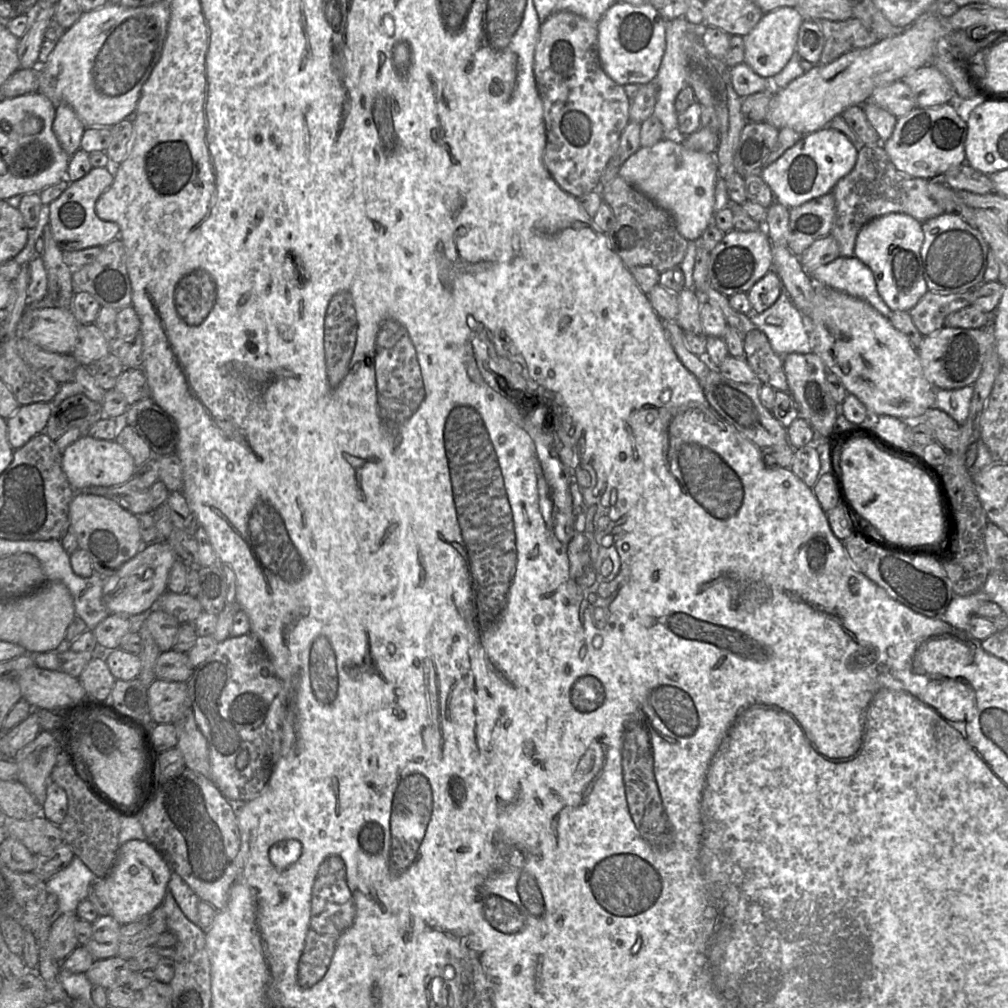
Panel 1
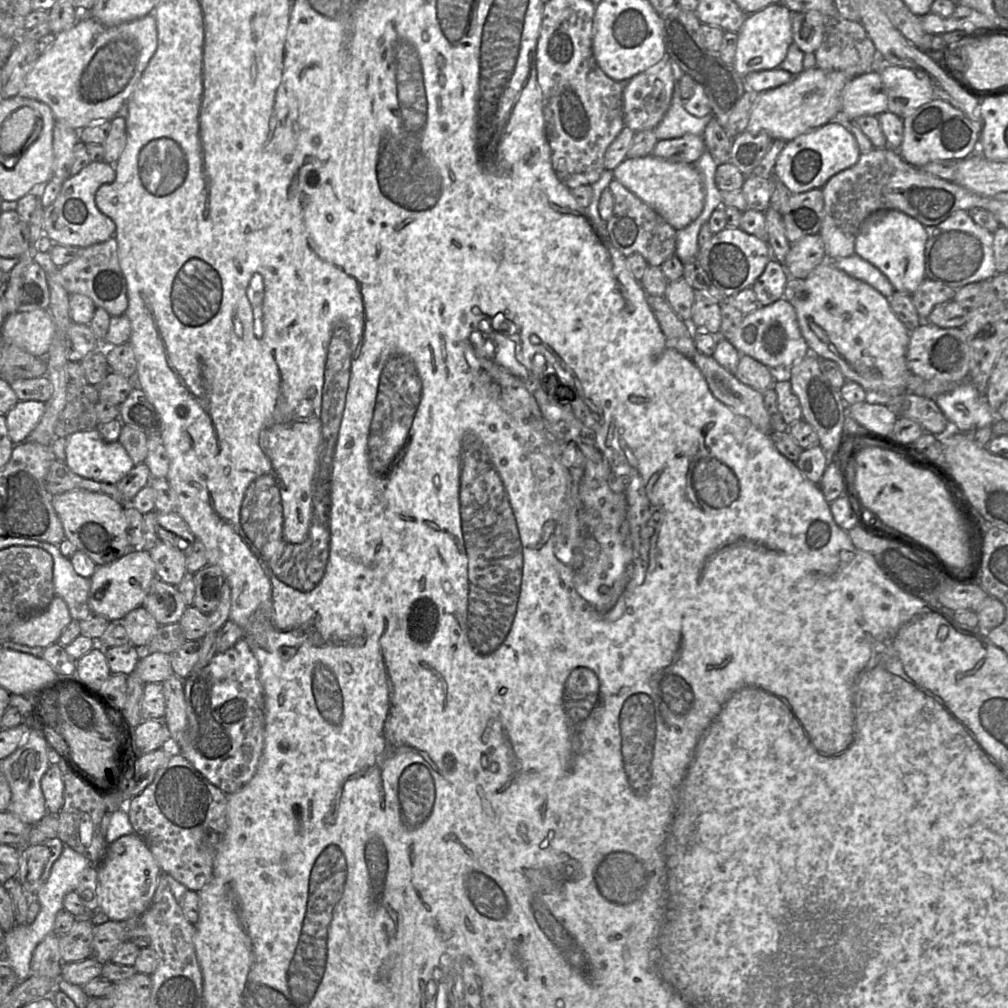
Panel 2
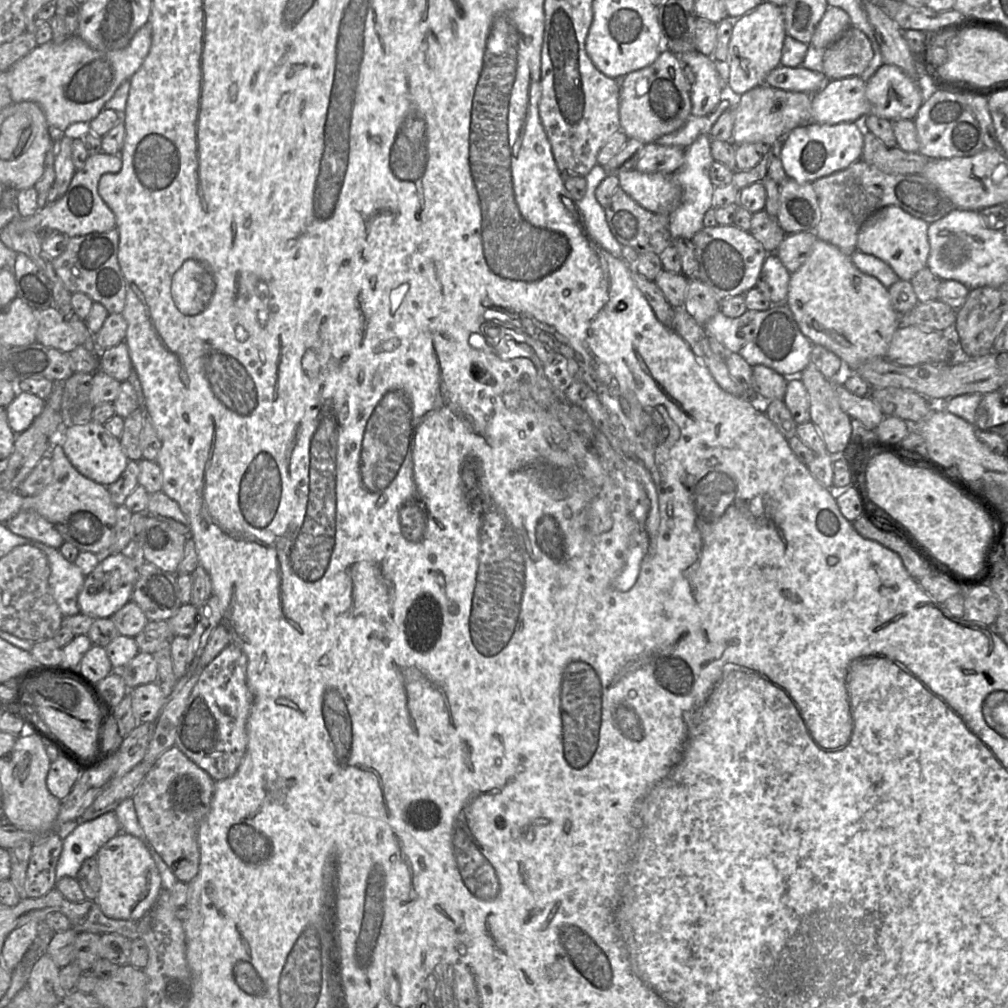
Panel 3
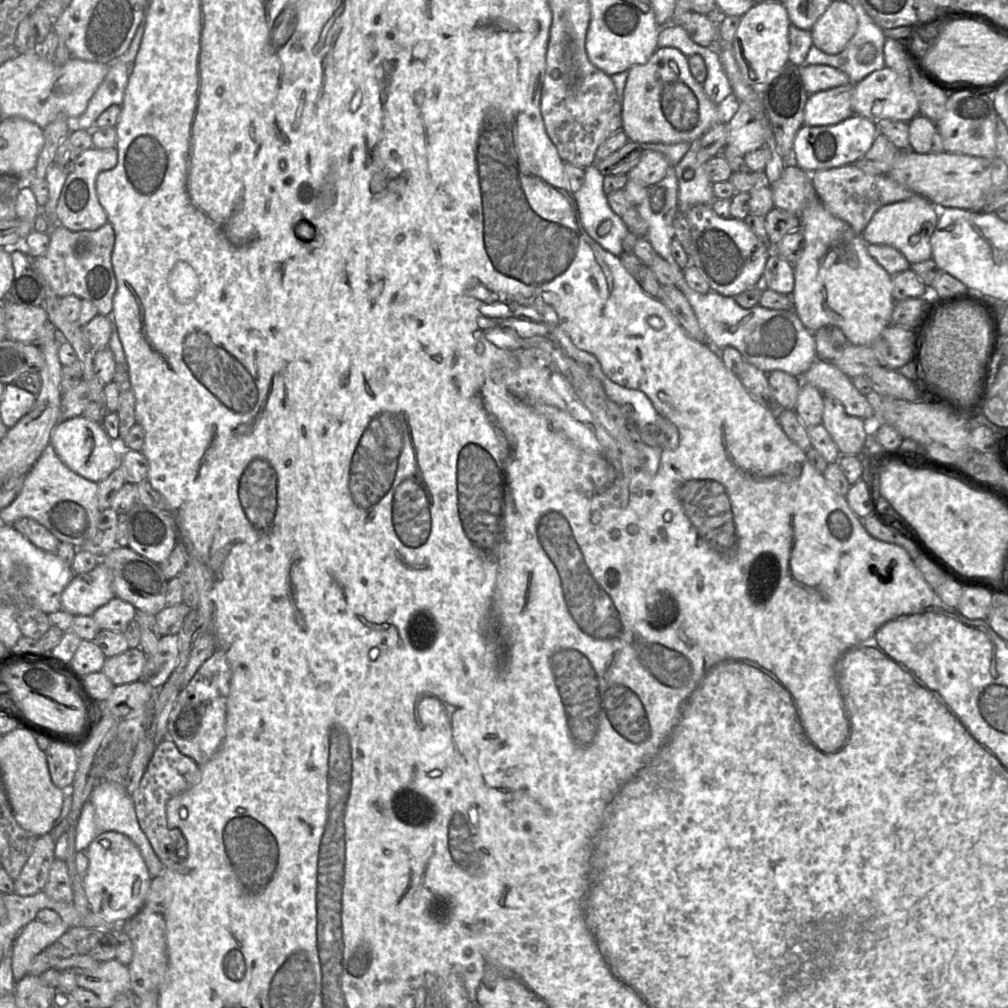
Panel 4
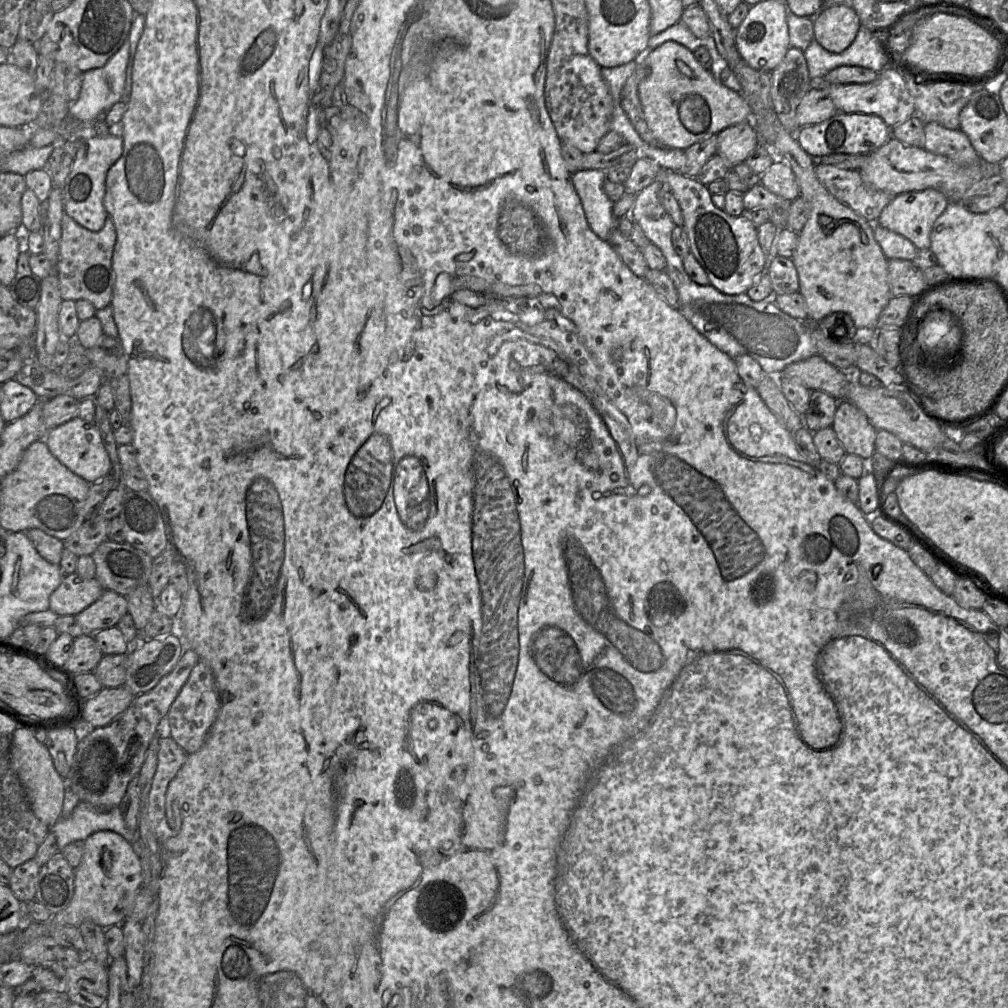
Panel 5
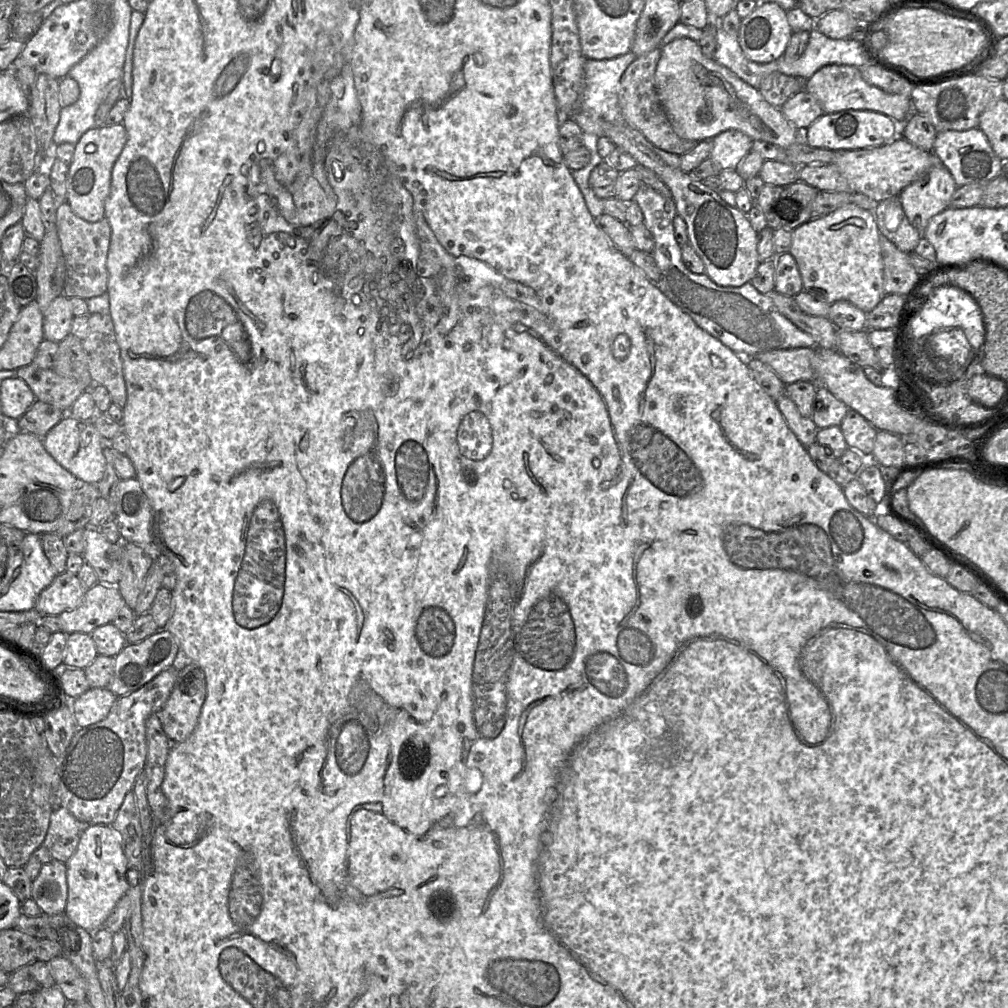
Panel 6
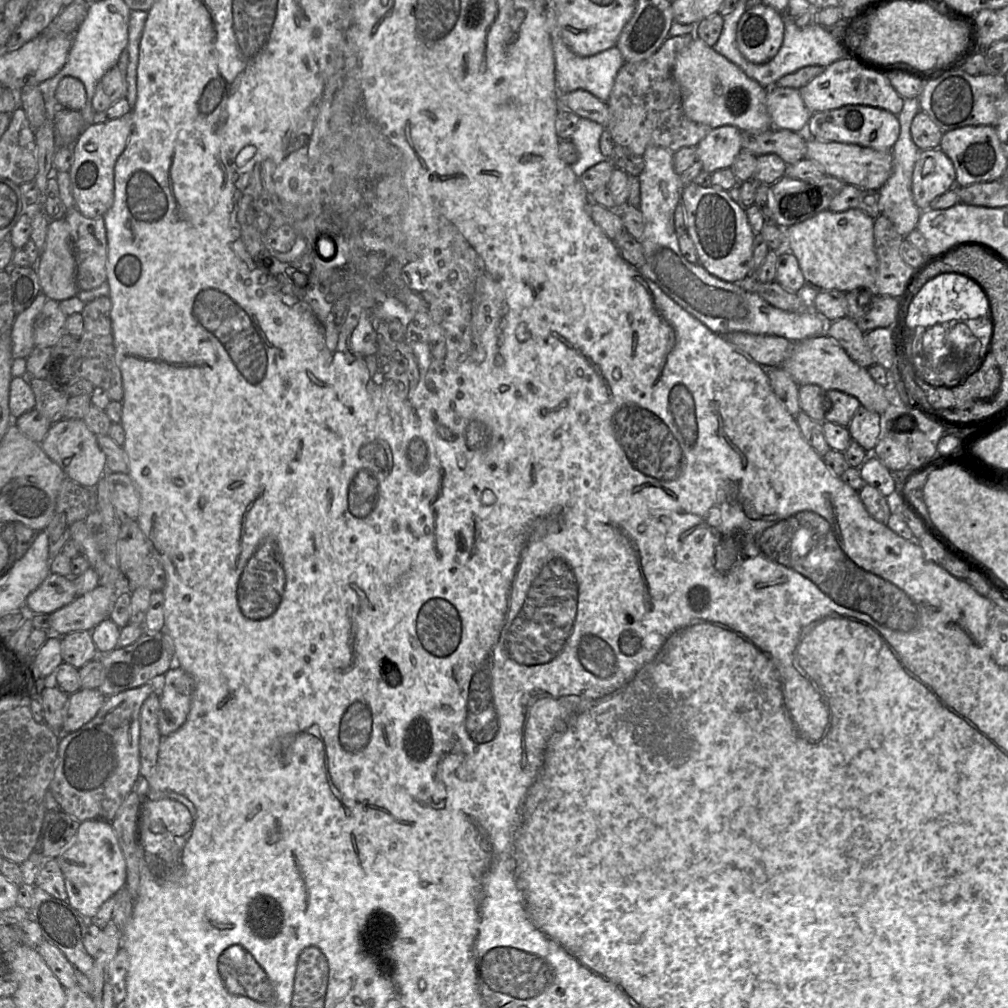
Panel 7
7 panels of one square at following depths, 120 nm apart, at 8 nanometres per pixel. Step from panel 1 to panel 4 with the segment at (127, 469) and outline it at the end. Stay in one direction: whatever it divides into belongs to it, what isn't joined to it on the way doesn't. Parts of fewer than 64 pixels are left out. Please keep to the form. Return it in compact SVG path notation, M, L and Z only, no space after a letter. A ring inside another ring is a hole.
M83 416L60 420L51 433L50 443L70 470L95 483L106 479L120 464L119 444L109 438L101 423Z

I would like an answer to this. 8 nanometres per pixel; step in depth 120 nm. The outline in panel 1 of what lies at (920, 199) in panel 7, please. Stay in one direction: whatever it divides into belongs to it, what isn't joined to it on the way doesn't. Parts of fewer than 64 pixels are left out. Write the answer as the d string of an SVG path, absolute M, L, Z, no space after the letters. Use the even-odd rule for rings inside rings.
M889 213L866 223L859 231L854 256L874 274L877 291L892 311L910 311L928 291L923 275L922 222L905 213Z

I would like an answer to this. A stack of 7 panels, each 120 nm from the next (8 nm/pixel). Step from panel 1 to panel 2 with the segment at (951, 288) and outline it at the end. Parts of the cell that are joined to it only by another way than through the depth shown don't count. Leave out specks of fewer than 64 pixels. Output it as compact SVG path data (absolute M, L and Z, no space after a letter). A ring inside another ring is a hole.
M958 210L938 225L926 226L925 276L957 290L969 283L992 278L997 274L994 233L974 222L965 210Z

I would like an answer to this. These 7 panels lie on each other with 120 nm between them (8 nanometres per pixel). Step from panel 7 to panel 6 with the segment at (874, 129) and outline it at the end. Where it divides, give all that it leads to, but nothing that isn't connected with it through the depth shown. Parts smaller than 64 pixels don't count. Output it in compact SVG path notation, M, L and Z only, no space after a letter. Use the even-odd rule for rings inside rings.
M848 109L831 114L823 114L804 131L804 140L812 147L832 151L875 148L884 145L896 136L902 137L902 124L889 116L870 110Z

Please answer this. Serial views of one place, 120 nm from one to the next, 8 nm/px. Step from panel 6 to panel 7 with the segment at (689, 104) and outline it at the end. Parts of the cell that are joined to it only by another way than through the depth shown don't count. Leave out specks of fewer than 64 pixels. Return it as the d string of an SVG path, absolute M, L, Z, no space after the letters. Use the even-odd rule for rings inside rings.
M694 37L679 52L673 75L681 89L684 112L690 120L710 128L731 125L741 131L774 128L766 106L768 88L749 78L740 67L703 40Z

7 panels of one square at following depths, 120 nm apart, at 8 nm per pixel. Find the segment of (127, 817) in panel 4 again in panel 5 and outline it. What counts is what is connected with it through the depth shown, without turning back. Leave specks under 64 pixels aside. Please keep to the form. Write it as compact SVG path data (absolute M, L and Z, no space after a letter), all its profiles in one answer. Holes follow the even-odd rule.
M80 802L66 818L60 818L52 827L61 851L75 841L85 841L91 834L99 831L113 831L125 838L129 843L135 843L137 830L130 830L119 807L110 810L99 810L86 802Z

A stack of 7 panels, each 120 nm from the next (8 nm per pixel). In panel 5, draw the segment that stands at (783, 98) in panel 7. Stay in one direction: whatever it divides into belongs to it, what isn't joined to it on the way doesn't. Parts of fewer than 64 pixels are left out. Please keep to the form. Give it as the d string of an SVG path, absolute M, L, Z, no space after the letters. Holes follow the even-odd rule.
M814 85L800 102L796 118L798 130L801 127L821 123L838 113L829 93L819 85Z

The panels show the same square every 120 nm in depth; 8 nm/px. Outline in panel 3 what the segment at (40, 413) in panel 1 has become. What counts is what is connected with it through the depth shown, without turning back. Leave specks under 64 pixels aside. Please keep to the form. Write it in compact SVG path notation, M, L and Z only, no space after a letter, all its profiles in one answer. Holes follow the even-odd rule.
M18 391L14 400L5 408L8 424L16 436L27 430L44 408L45 400Z

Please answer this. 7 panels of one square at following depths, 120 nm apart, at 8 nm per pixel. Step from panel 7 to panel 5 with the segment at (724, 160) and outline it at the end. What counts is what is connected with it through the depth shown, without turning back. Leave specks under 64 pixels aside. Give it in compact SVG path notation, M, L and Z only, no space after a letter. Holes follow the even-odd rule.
M751 121L731 125L717 134L718 152L731 169L744 163L759 146L759 139Z

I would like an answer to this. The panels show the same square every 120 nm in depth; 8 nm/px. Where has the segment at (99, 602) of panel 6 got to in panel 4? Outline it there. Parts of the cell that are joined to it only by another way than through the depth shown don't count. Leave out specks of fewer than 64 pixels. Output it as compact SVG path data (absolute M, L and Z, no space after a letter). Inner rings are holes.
M115 596L108 603L99 607L93 613L92 618L101 630L123 633L135 618L136 612L133 605Z

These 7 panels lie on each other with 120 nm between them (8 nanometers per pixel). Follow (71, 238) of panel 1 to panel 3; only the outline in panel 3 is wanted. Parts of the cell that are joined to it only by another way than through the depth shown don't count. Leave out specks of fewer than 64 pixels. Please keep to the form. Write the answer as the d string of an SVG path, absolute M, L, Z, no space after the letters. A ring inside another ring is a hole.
M104 152L90 155L82 169L77 170L61 199L54 203L47 203L43 208L30 217L17 217L15 231L39 232L42 229L52 229L68 238L84 236L91 233L104 233L116 227L116 219L112 210L103 201L98 193L98 184L101 176L106 173L118 173L122 167L119 155L110 155Z

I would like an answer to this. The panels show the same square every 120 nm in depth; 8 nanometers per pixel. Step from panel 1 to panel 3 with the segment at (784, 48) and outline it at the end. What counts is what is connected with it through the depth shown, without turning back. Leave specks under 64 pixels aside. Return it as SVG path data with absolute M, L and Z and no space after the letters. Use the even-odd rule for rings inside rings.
M763 1L752 11L734 20L729 57L726 61L730 67L728 89L733 96L740 96L755 87L766 85L766 76L781 65L786 36L783 7L769 1Z

